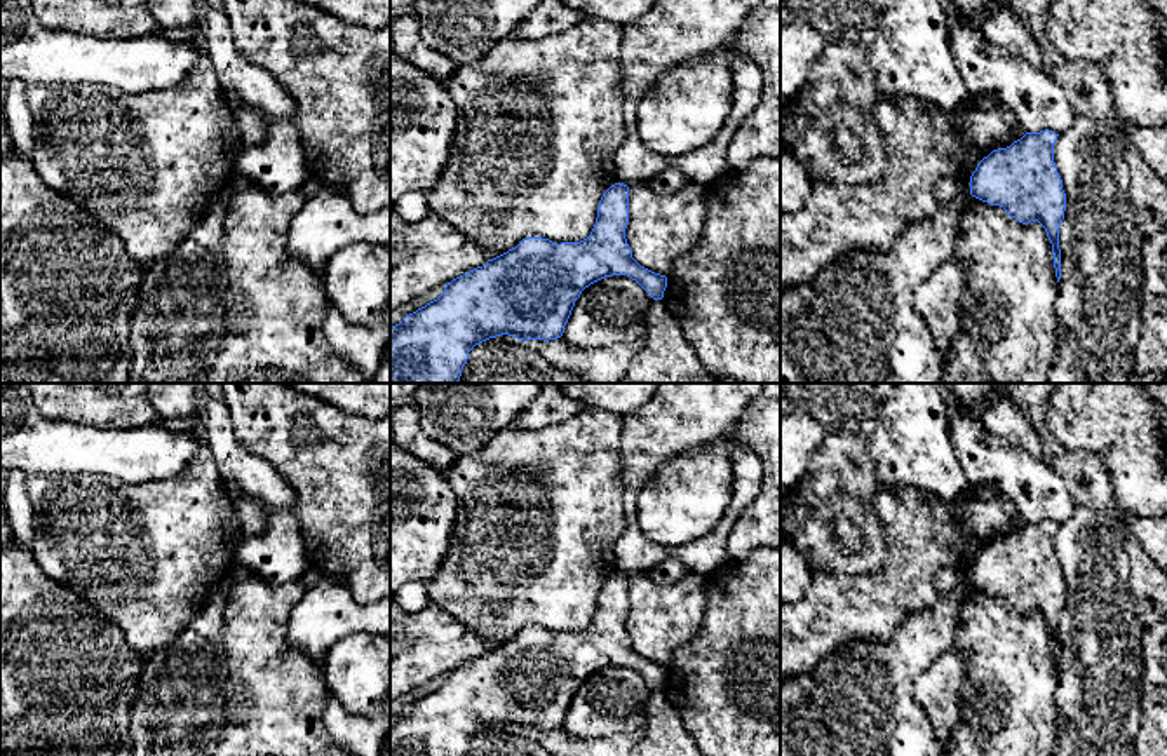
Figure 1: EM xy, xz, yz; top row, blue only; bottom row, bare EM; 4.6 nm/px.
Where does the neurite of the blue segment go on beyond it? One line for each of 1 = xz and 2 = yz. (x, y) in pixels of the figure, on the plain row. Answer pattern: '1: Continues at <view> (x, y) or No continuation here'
1: No continuation here
2: No continuation here

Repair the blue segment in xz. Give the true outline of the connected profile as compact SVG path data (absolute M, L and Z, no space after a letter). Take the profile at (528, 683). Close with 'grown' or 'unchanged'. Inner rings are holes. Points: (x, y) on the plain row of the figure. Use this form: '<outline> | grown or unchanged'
M615 573L599 591L587 629L561 634L523 629L390 716L390 756L465 756L476 735L502 725L557 730L582 681L611 665L627 665L662 690L667 667L632 648L627 615L629 577Z | unchanged

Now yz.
M1054 521L1026 523L1007 538L993 540L970 566L970 585L1000 596L1010 608L1038 611L1052 634L1057 672L1061 669L1059 617L1066 584L1054 552Z | unchanged

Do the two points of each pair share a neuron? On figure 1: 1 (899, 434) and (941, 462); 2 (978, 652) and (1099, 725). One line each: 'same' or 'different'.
1: same
2: different

